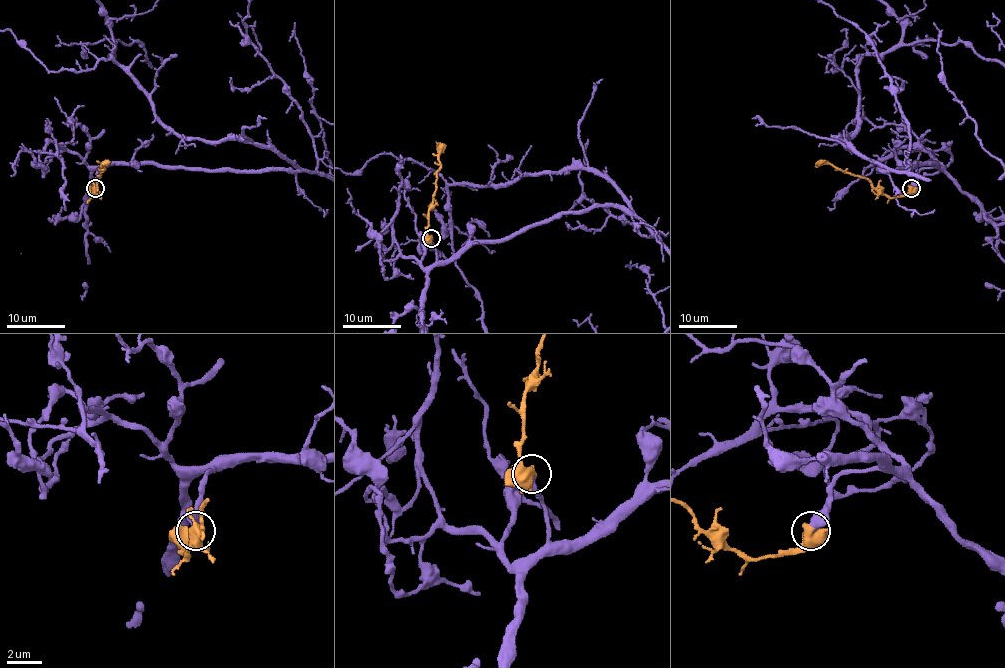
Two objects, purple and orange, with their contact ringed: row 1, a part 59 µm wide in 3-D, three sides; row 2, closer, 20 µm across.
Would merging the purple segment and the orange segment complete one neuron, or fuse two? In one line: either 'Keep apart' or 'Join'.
Join

